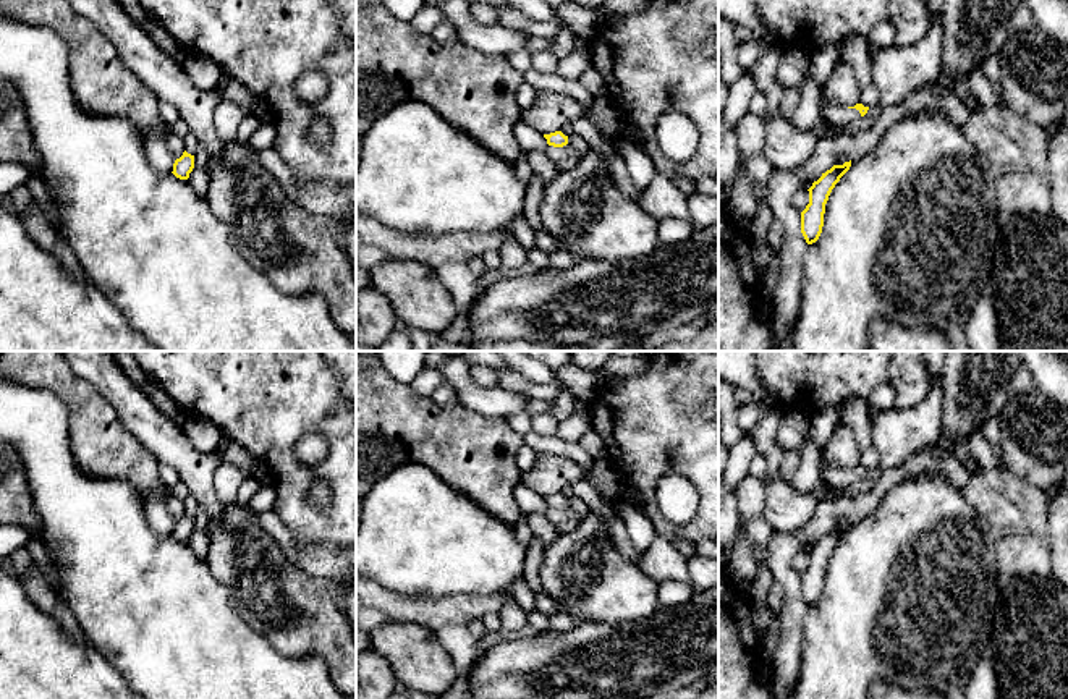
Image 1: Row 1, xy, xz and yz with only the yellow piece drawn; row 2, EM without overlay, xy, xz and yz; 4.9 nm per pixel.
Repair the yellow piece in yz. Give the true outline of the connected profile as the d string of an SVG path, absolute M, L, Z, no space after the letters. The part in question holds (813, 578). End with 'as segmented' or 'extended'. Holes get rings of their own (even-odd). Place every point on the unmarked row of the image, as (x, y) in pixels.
M851 523L845 524L843 527L833 527L807 552L809 566L801 574L801 595L807 607L812 607L819 602L824 589L824 576L829 558L850 529Z; as segmented

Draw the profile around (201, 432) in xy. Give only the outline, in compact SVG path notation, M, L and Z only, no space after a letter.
M186 416L181 430L201 453L215 453L223 432L207 417Z

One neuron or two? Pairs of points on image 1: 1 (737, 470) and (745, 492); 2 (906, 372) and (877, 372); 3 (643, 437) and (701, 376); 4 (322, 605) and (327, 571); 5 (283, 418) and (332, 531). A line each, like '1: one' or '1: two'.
1: two
2: two
3: one
4: two
5: one

